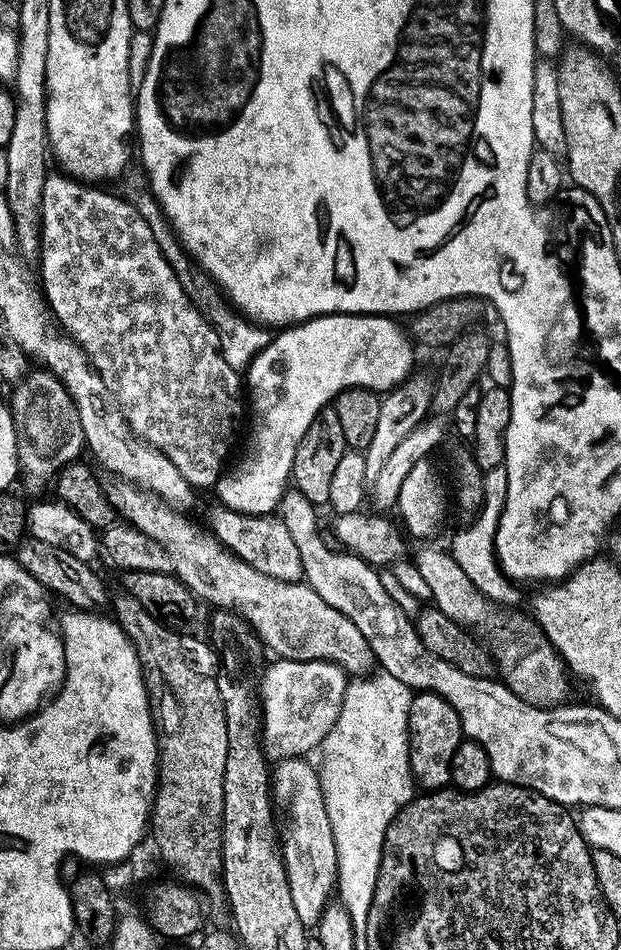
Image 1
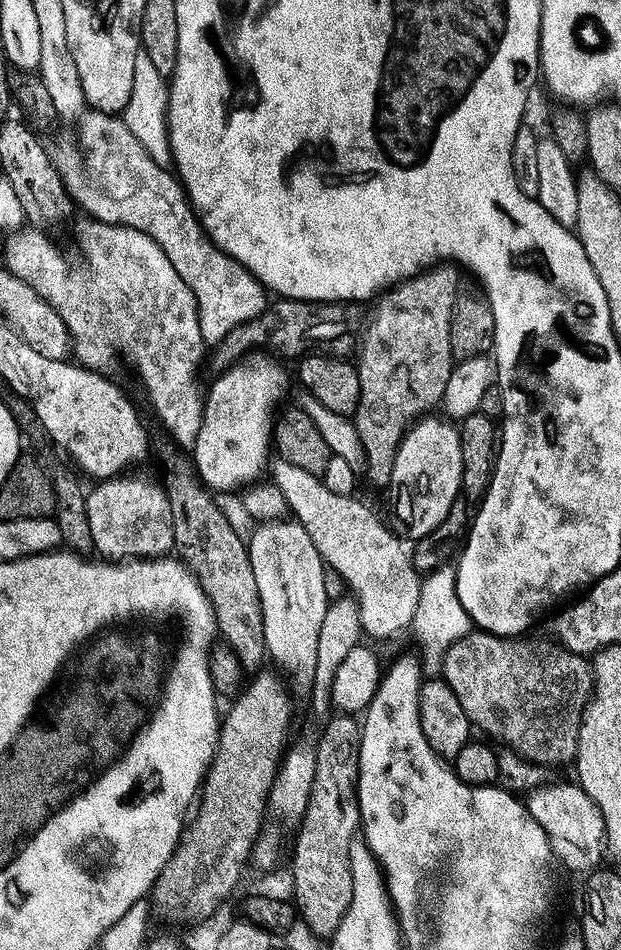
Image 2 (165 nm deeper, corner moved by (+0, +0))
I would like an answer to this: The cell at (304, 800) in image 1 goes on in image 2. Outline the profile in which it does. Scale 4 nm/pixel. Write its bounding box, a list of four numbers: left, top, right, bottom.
[247,518,330,694]

